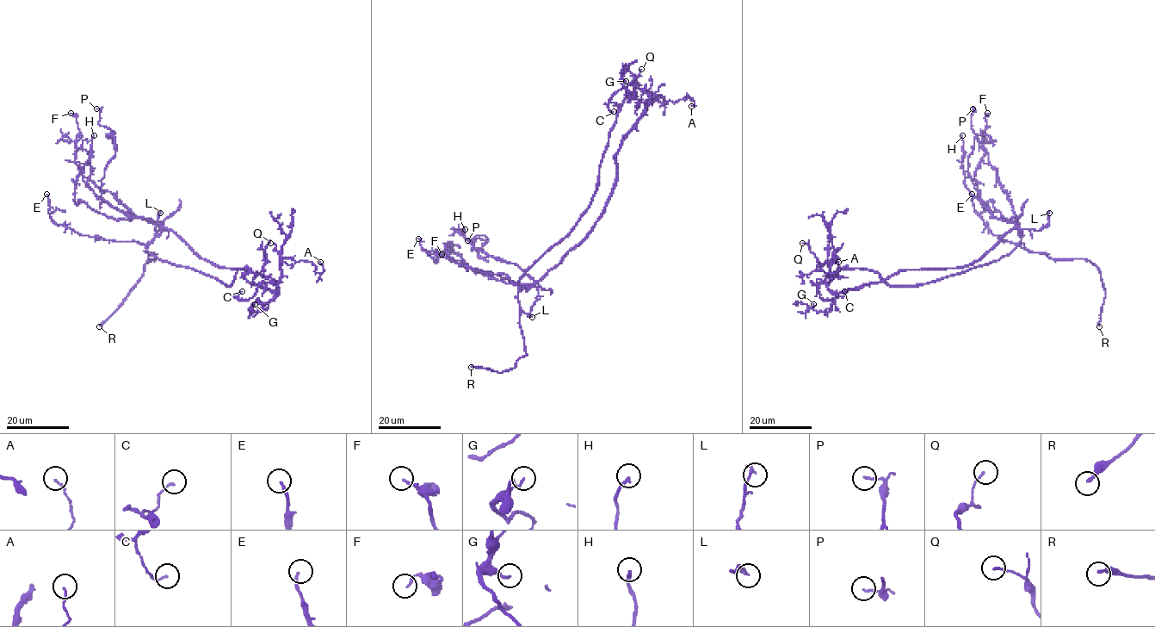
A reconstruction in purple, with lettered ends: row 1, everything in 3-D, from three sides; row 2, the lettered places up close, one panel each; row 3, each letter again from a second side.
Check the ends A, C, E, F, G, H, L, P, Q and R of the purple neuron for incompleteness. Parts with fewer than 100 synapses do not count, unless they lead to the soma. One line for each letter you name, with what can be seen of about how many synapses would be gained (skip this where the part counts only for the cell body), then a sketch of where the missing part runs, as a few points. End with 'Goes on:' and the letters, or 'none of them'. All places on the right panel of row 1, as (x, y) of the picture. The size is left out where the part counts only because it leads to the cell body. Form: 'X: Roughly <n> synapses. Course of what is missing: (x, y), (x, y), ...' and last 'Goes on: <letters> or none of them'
R: Course of what is missing: (1099, 326), (1117, 344)
Goes on: R

